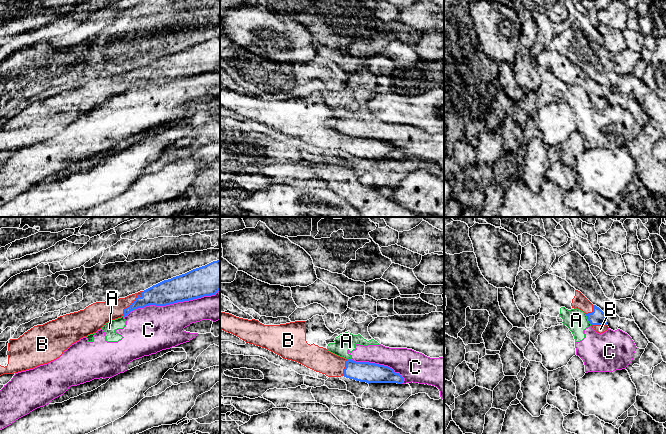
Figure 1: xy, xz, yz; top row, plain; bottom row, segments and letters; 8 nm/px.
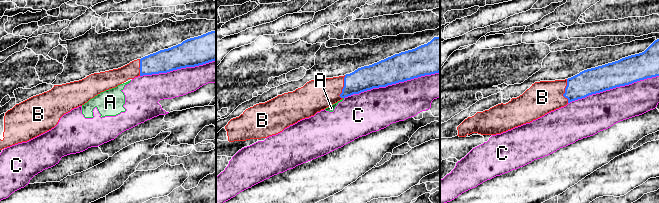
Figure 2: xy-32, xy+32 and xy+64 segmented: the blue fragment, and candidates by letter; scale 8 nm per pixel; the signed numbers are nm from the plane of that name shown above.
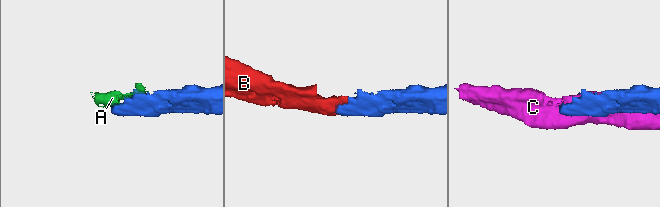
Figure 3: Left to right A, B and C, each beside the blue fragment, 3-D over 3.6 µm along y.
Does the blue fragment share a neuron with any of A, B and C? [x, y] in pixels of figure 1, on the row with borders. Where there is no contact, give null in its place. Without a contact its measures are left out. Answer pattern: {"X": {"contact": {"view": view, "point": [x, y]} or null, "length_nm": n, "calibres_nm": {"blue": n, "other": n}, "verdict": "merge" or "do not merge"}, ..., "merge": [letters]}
{"A": {"contact": {"view": "yz", "point": [587, 318]}, "length_nm": 100, "calibres_nm": {"blue": 120, "other": 180}, "verdict": "do not merge"}, "B": {"contact": {"view": "xy", "point": [133, 302]}, "length_nm": 260, "calibres_nm": {"blue": 190, "other": 170}, "verdict": "merge"}, "C": {"contact": {"view": "xy", "point": [177, 301]}, "length_nm": 700, "calibres_nm": {"blue": 240, "other": 360}, "verdict": "do not merge"}, "merge": ["B"]}

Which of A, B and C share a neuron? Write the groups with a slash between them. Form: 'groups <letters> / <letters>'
groups A C / B

